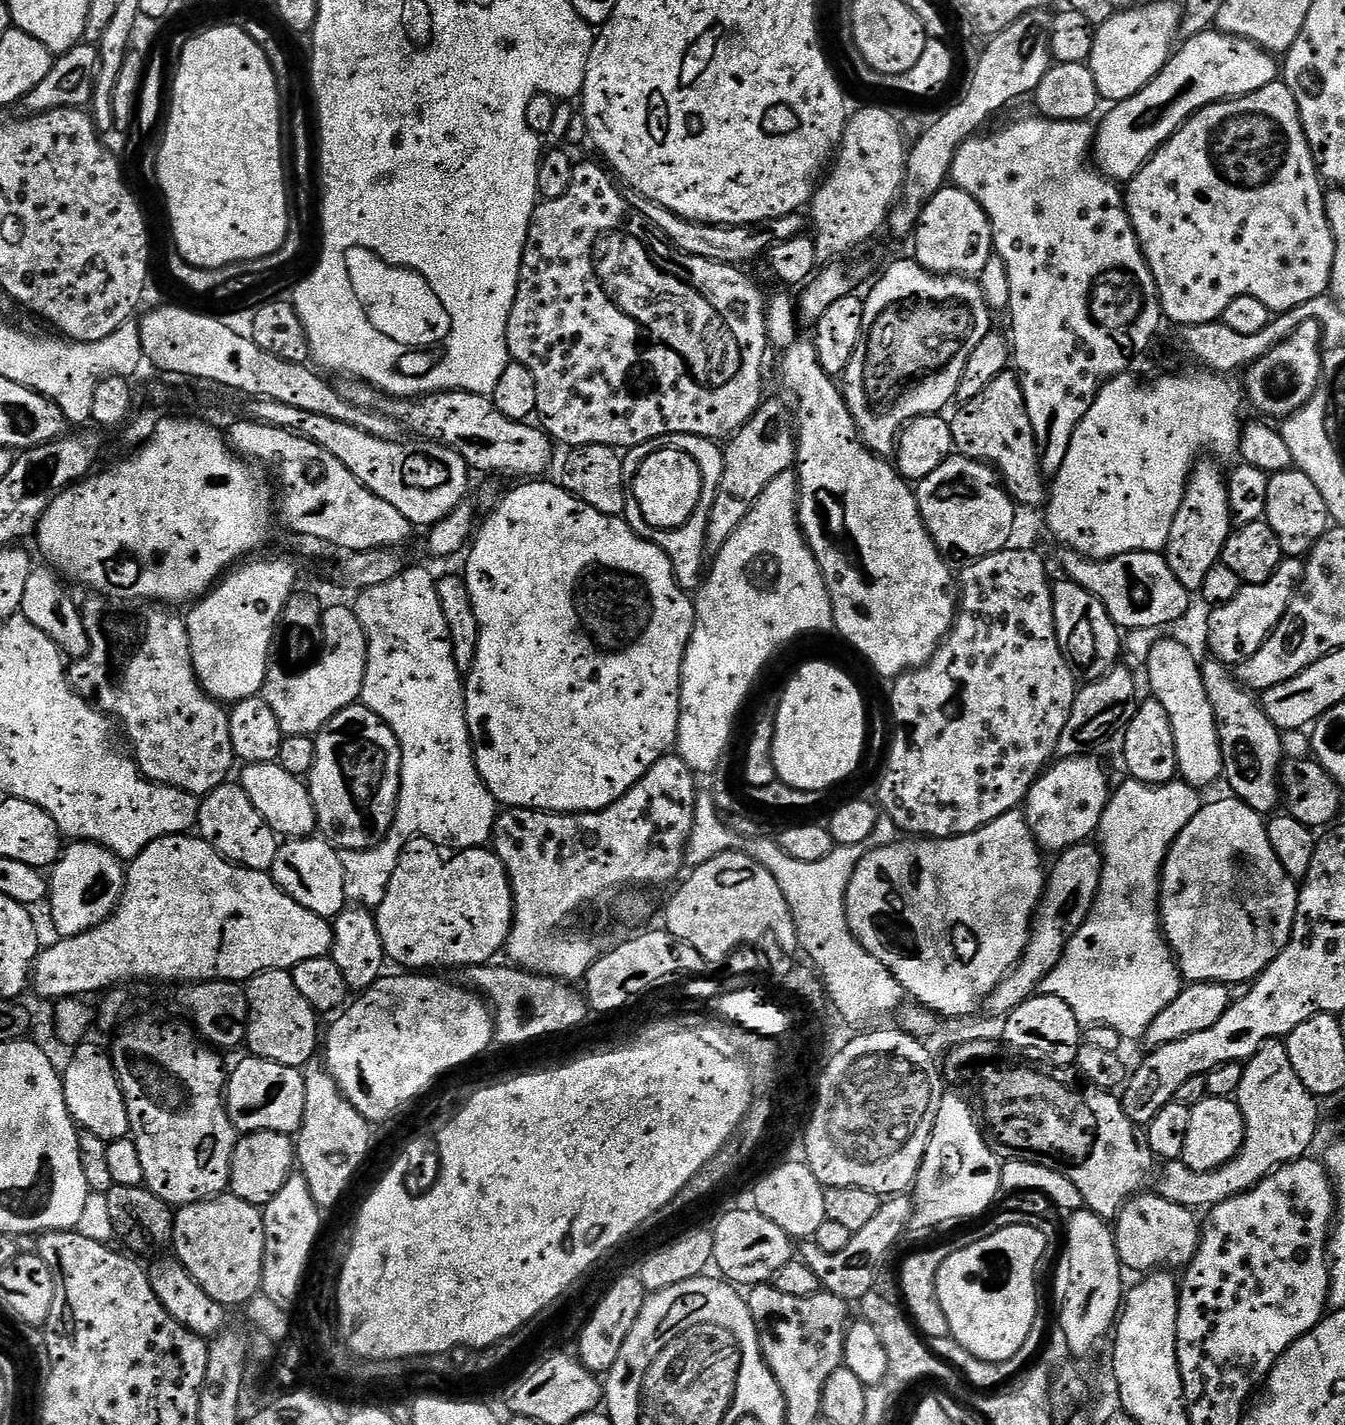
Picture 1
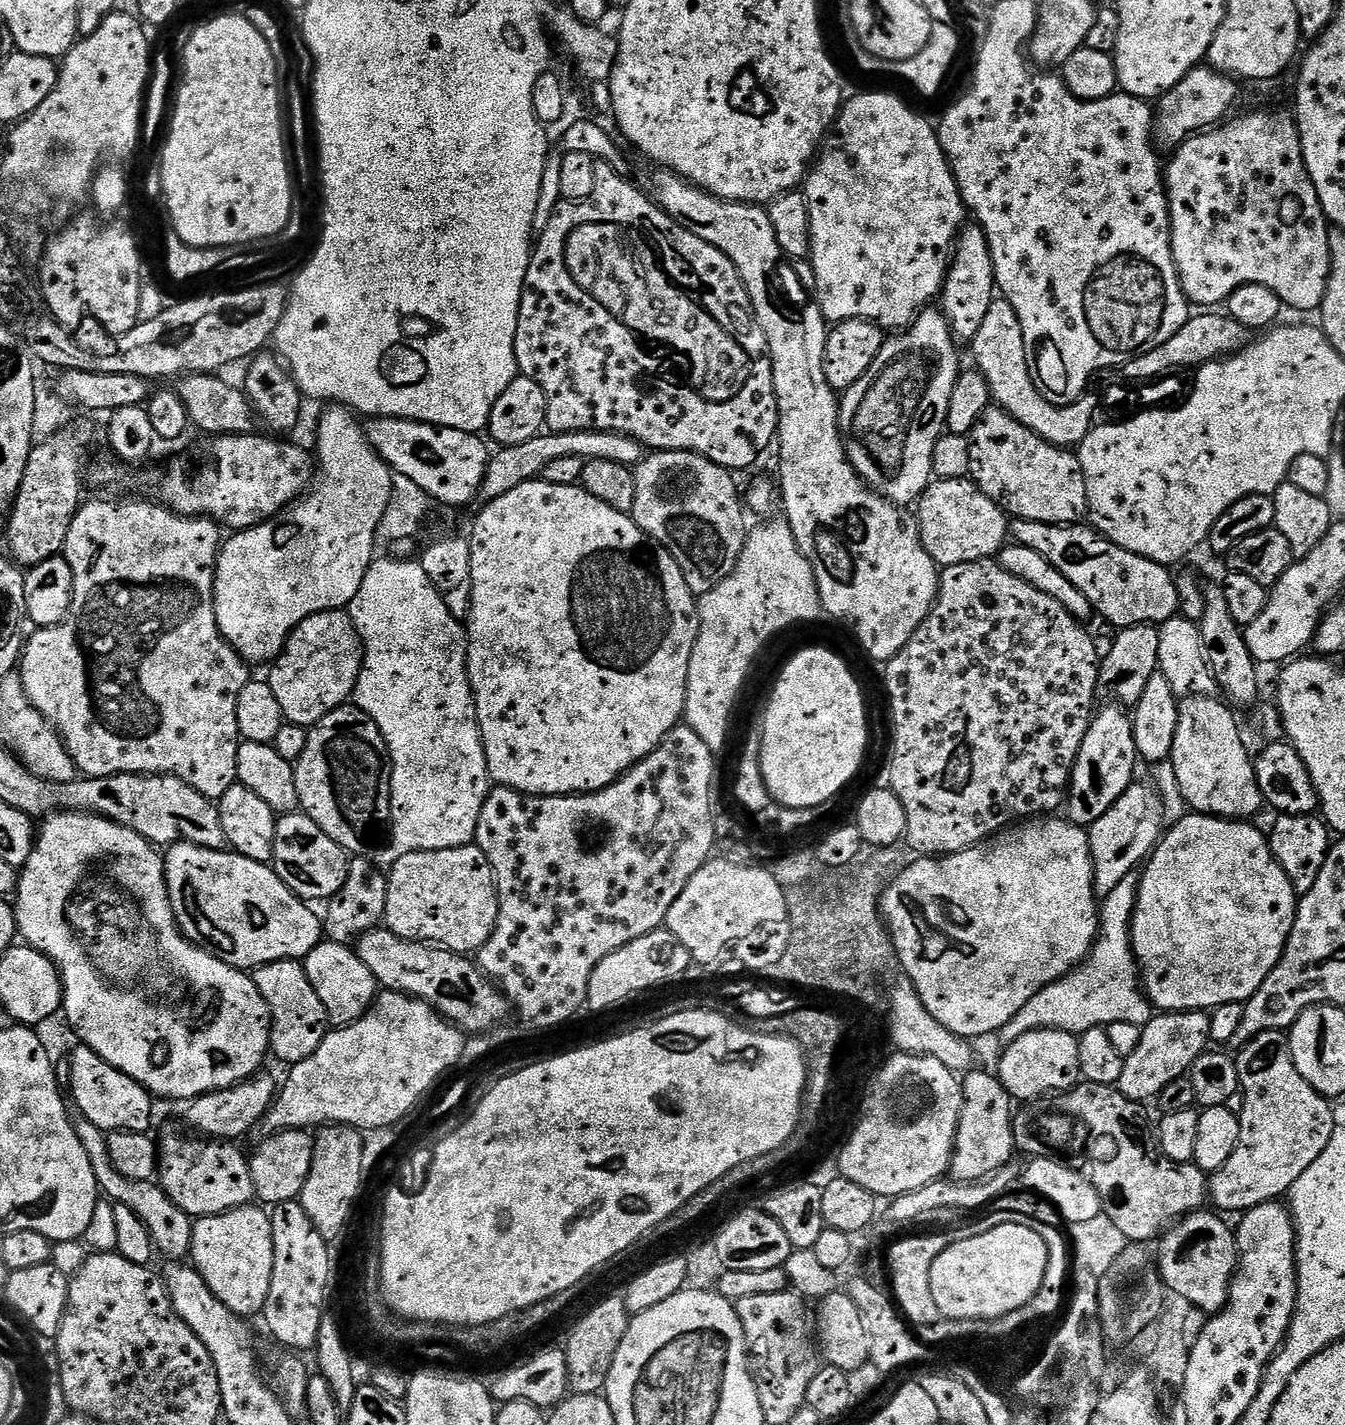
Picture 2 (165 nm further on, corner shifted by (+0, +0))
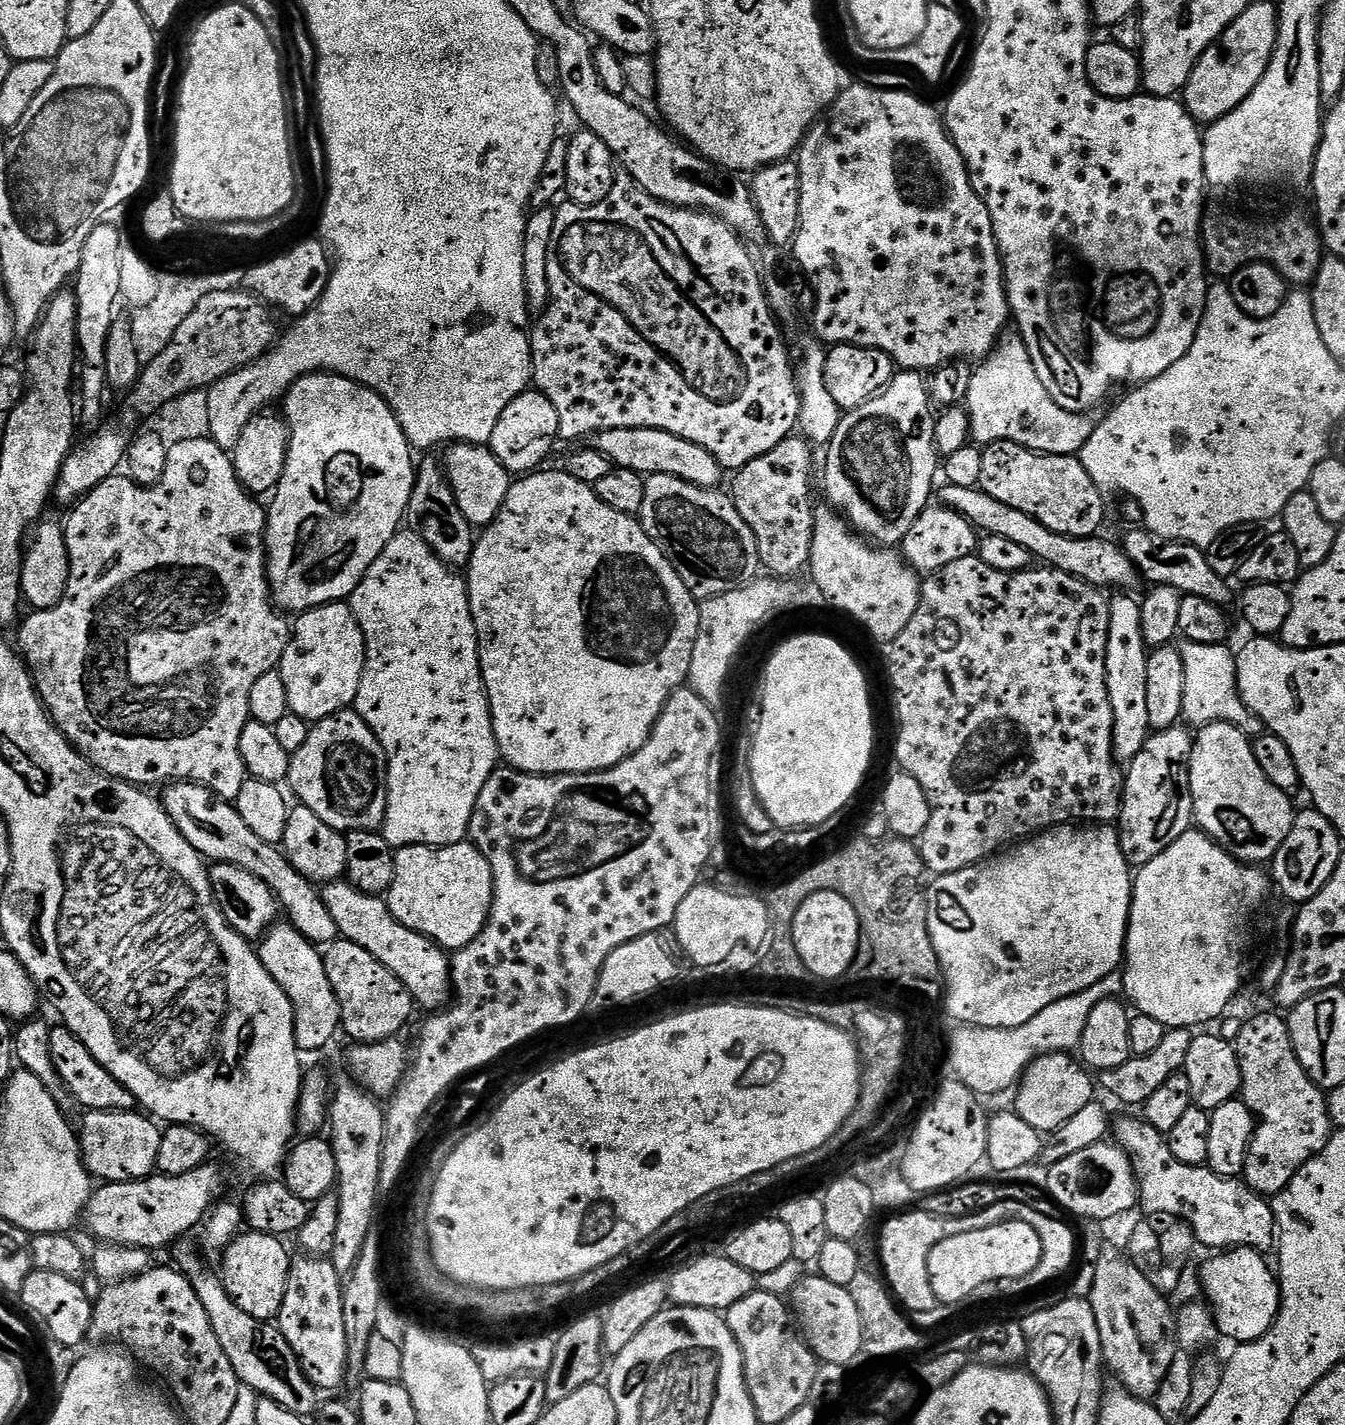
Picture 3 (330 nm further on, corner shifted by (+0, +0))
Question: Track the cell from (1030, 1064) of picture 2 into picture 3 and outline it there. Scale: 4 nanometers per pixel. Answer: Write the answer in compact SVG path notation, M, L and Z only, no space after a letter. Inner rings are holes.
M1051 1052L1039 1056L1024 1070L1014 1092L1016 1095L1014 1111L1027 1124L1034 1126L1036 1132L1047 1134L1058 1130L1062 1122L1070 1122L1070 1118L1074 1118L1078 1110L1083 1110L1088 1104L1093 1103L1095 1096L1092 1095L1095 1092L1098 1092L1098 1088L1094 1083L1093 1073L1075 1055L1067 1052Z

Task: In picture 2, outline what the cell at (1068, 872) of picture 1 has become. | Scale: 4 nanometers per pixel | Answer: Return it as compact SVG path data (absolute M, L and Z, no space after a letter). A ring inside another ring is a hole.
M1132 783L1122 798L1118 798L1118 802L1114 802L1114 806L1088 828L1092 862L1096 865L1097 897L1108 896L1110 890L1122 882L1122 878L1133 875L1137 871L1135 868L1139 869L1156 851L1166 831L1164 801L1159 791L1151 783L1148 784Z

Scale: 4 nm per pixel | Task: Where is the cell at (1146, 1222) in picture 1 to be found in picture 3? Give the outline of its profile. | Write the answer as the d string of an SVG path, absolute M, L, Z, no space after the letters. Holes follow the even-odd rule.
M1229 1248L1221 1251L1213 1260L1208 1260L1200 1268L1200 1284L1204 1287L1207 1303L1212 1315L1216 1317L1216 1329L1226 1341L1232 1340L1236 1344L1249 1344L1262 1338L1275 1322L1280 1309L1280 1282L1277 1273L1267 1264L1265 1253L1254 1248Z

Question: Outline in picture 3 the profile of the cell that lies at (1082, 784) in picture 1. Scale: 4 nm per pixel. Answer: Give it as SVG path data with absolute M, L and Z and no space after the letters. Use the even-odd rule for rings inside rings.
M1128 594L1113 595L1110 600L1110 634L1106 642L1106 690L1110 710L1114 710L1112 755L1120 762L1131 762L1142 751L1152 732L1146 703L1146 662L1149 651L1142 638L1139 603L1135 599L1132 601Z

